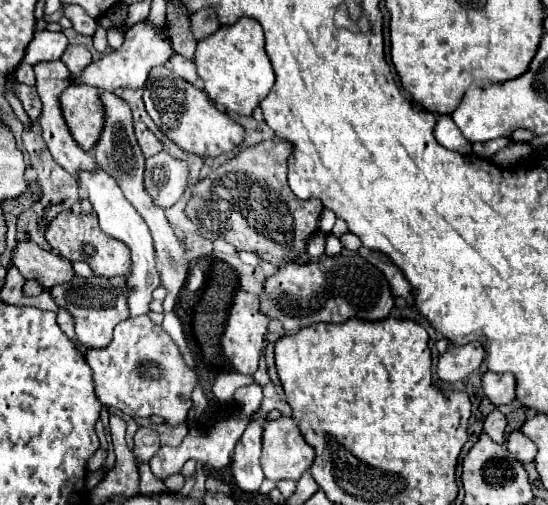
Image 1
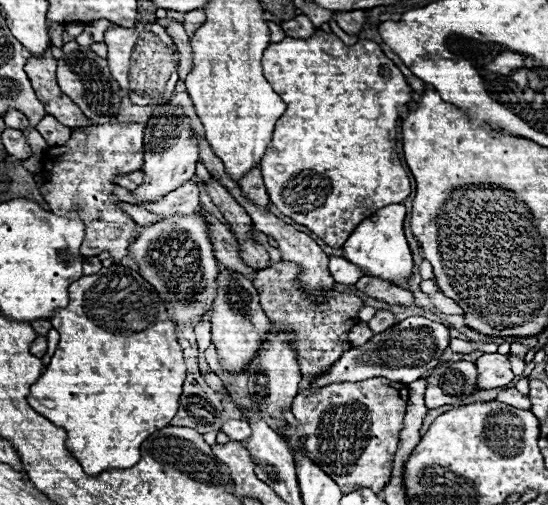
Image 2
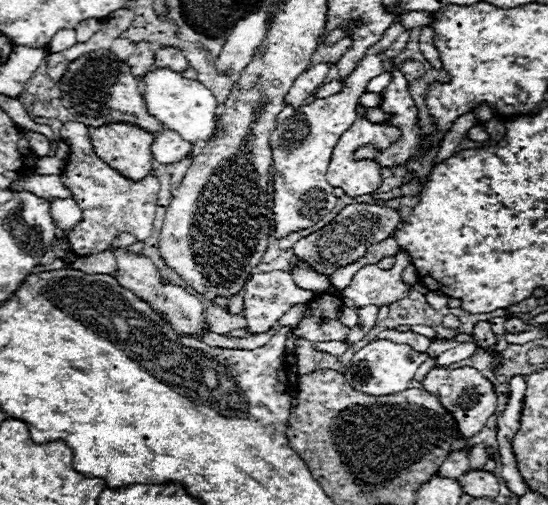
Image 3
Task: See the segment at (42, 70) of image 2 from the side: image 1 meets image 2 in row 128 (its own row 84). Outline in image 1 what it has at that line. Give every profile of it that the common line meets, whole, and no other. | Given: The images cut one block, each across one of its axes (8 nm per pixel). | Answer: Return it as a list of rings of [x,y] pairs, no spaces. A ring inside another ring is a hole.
[[[70,84],[62,92],[60,100],[64,120],[74,140],[84,150],[92,150],[104,128],[104,104],[100,100],[100,90],[86,84]]]

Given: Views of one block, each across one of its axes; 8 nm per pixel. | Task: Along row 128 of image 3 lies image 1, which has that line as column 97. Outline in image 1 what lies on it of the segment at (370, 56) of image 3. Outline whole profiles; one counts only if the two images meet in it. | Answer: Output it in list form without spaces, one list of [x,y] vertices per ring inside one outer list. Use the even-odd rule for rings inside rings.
[[[74,274],[74,278],[68,284],[52,286],[50,296],[58,304],[58,308],[66,308],[74,316],[76,338],[78,338],[78,342],[82,342],[88,348],[104,348],[104,344],[110,344],[114,326],[130,316],[126,298],[124,298],[120,286],[116,286],[114,280],[104,278],[104,276],[84,278],[84,276]]]

